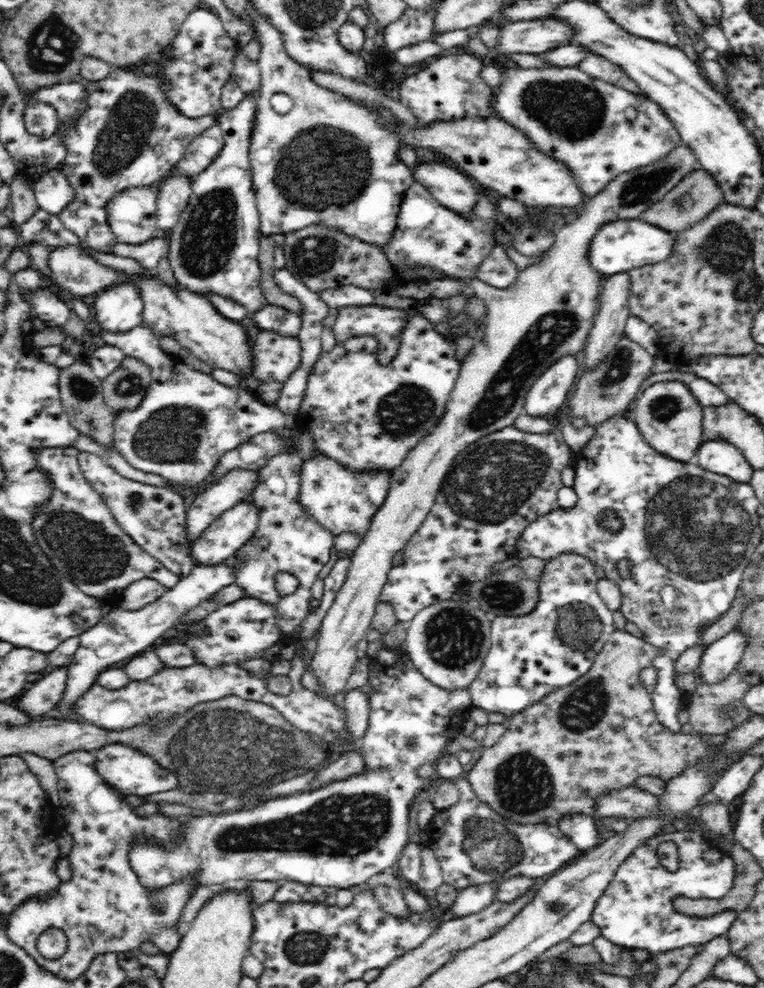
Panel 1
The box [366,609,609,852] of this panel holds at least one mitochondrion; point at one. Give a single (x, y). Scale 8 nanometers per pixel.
(524, 785)

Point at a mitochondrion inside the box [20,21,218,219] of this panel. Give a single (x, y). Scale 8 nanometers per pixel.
(131, 122)

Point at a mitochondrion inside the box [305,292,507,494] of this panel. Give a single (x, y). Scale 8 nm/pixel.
(403, 412)

